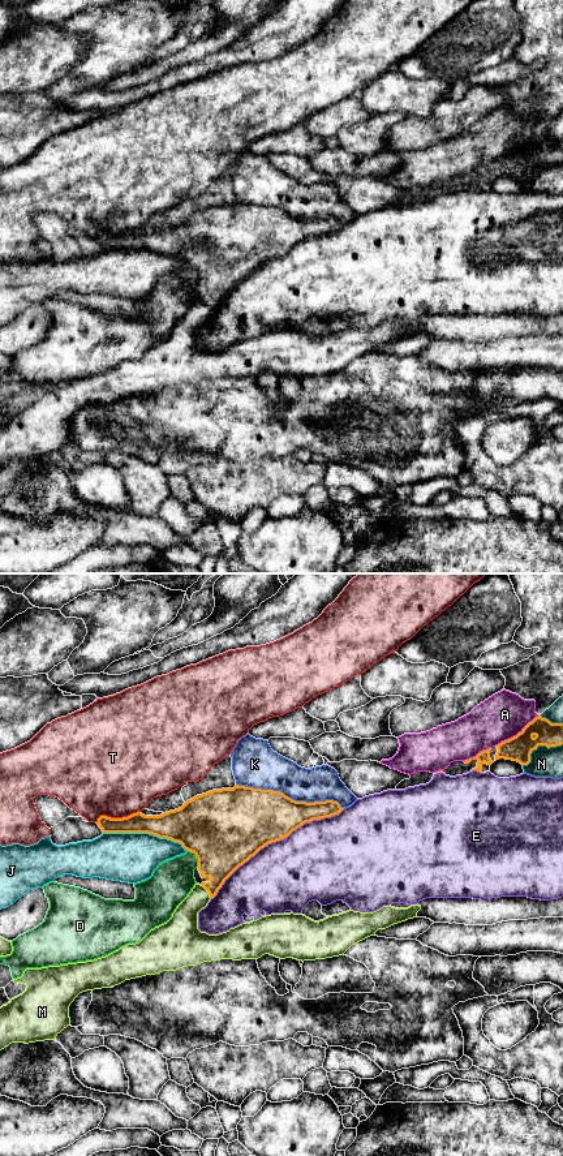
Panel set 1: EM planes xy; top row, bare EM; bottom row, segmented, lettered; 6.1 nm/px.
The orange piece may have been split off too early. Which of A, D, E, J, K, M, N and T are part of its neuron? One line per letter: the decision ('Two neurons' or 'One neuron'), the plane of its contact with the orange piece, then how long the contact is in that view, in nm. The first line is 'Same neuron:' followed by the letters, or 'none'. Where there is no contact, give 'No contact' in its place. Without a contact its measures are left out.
Same neuron: M
A: Two neurons. Touches orange in xy. Shared border 340 nm
D: Two neurons. Touches orange in xy. Shared border 120 nm
E: Two neurons. Touches orange in xy. Shared border 1000 nm
J: Two neurons. Touches orange in xy. Shared border 550 nm
K: Two neurons. Touches orange in xy. Shared border 700 nm
M: One neuron. Touches orange in xy. Shared border 110 nm
N: Two neurons. Touches orange in xy. Shared border 280 nm
T: Two neurons. Touches orange in xy. Shared border 280 nm

